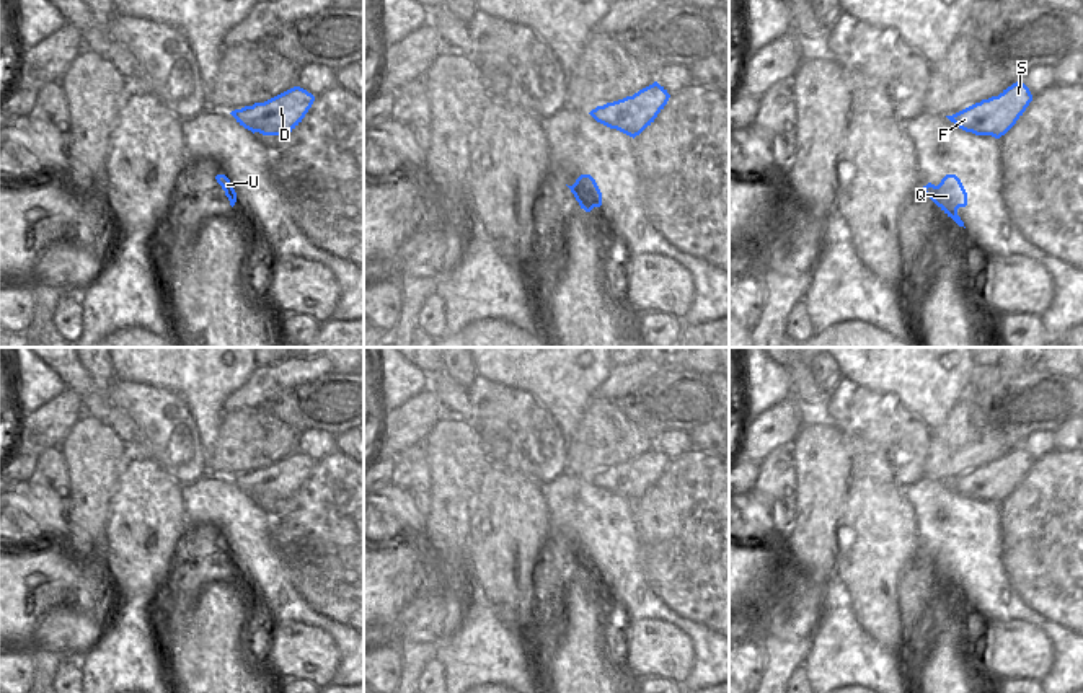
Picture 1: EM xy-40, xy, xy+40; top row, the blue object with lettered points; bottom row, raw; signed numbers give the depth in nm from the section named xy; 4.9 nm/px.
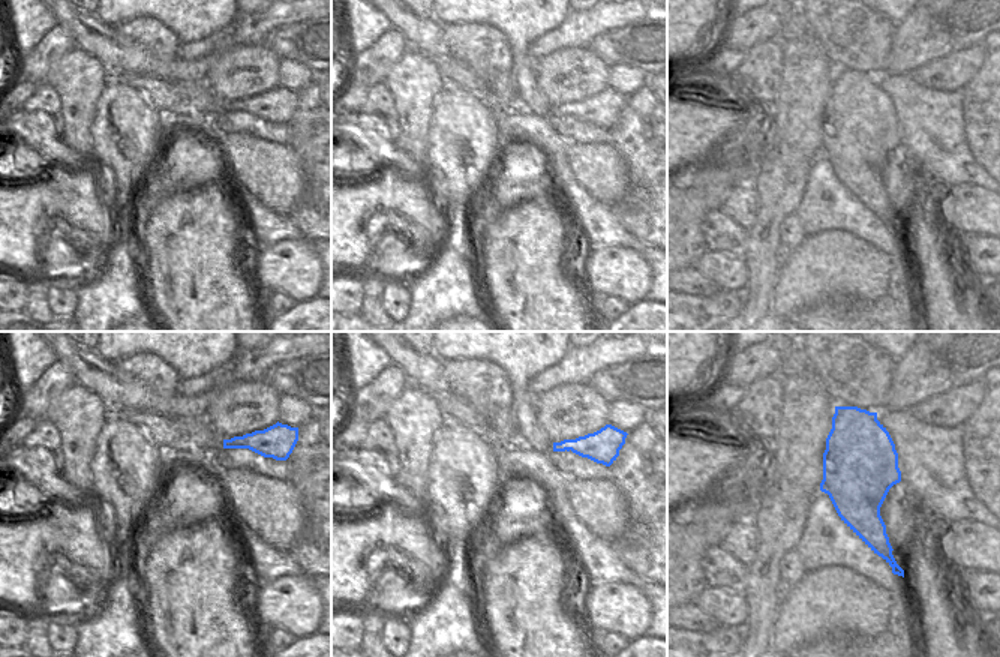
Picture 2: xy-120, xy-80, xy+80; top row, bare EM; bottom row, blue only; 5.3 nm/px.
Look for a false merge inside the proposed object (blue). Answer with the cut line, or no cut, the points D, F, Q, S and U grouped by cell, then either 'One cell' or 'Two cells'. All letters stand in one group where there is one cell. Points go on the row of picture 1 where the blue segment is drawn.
Split along xy-40 (251, 106), (273, 129), (271, 132). Groups: D S / F Q U. Two cells

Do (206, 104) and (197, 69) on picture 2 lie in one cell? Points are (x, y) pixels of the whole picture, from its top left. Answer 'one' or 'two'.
two

